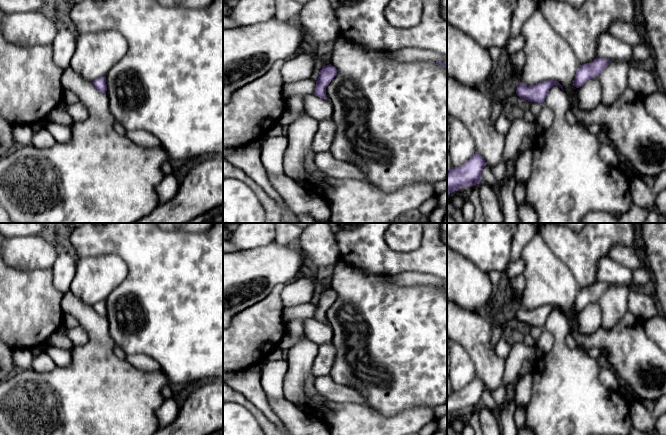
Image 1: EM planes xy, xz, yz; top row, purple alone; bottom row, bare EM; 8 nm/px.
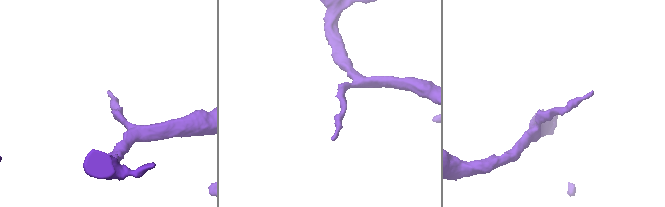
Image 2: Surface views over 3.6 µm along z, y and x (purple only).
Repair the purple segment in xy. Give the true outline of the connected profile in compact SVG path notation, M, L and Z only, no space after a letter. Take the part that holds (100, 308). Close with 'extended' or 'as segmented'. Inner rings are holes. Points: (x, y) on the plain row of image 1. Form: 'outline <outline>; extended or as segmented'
outline M99 301L95 303L92 306L92 308L99 316L106 317L107 315L106 301Z; as segmented

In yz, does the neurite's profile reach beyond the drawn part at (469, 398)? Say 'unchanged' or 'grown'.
unchanged

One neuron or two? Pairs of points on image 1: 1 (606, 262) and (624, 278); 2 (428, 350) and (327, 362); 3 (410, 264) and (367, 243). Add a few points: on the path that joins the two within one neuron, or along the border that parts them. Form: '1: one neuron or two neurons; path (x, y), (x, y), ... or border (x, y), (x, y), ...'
1: one neuron; path (610, 266), (620, 275)
2: two neurons; border (331, 342), (334, 347), (334, 359), (328, 374)
3: one neuron; path (399, 263), (385, 261), (378, 254)

